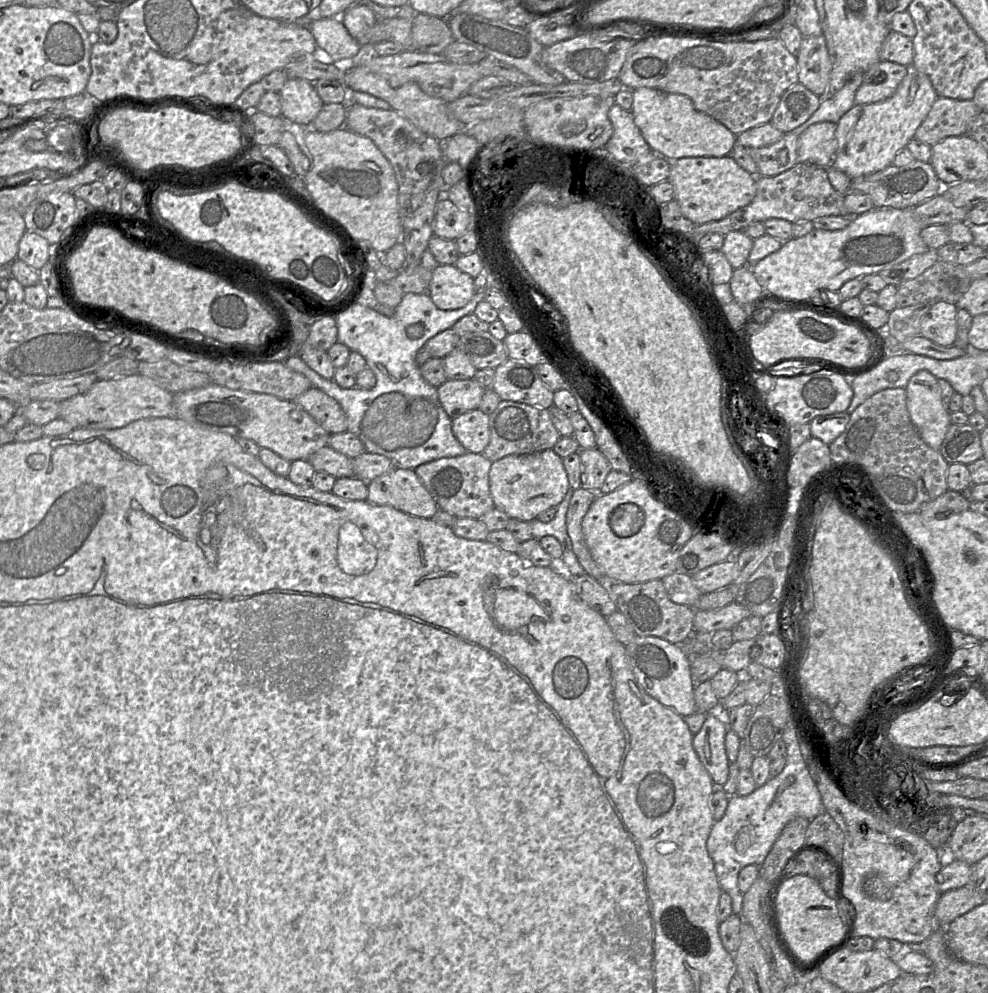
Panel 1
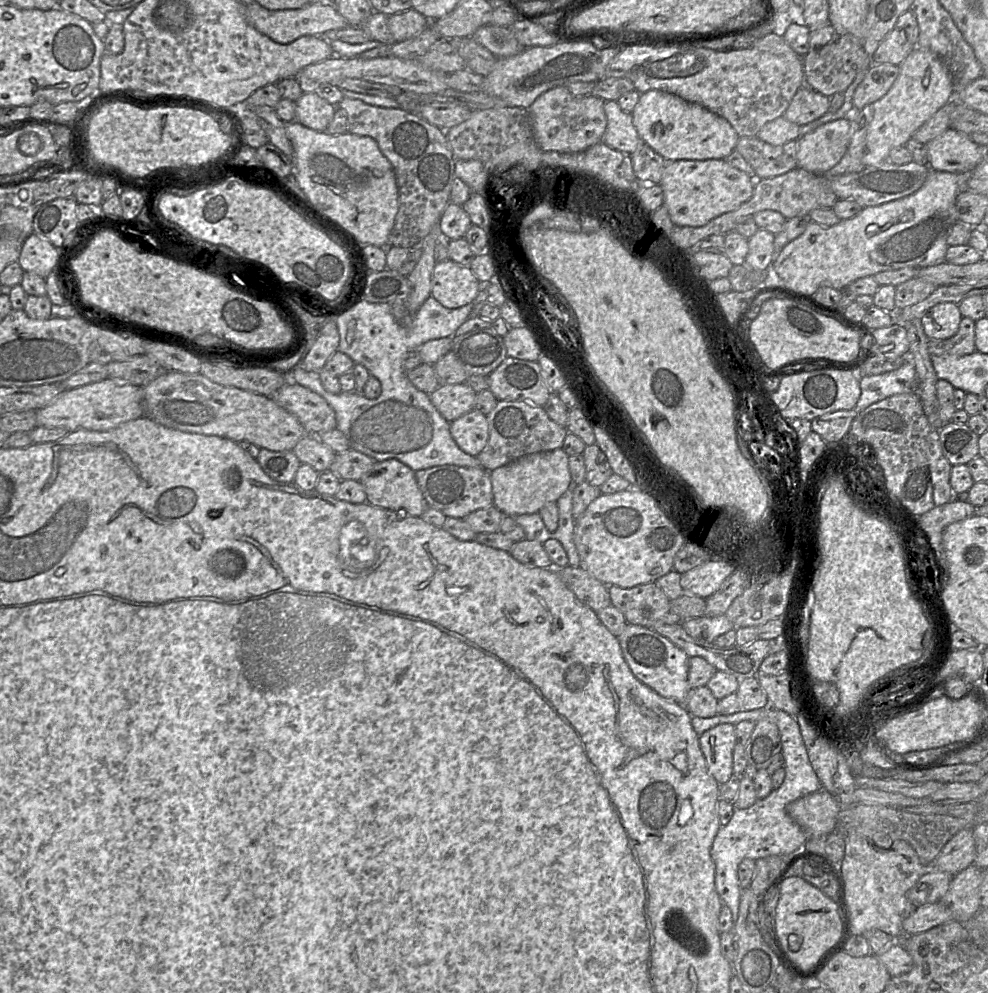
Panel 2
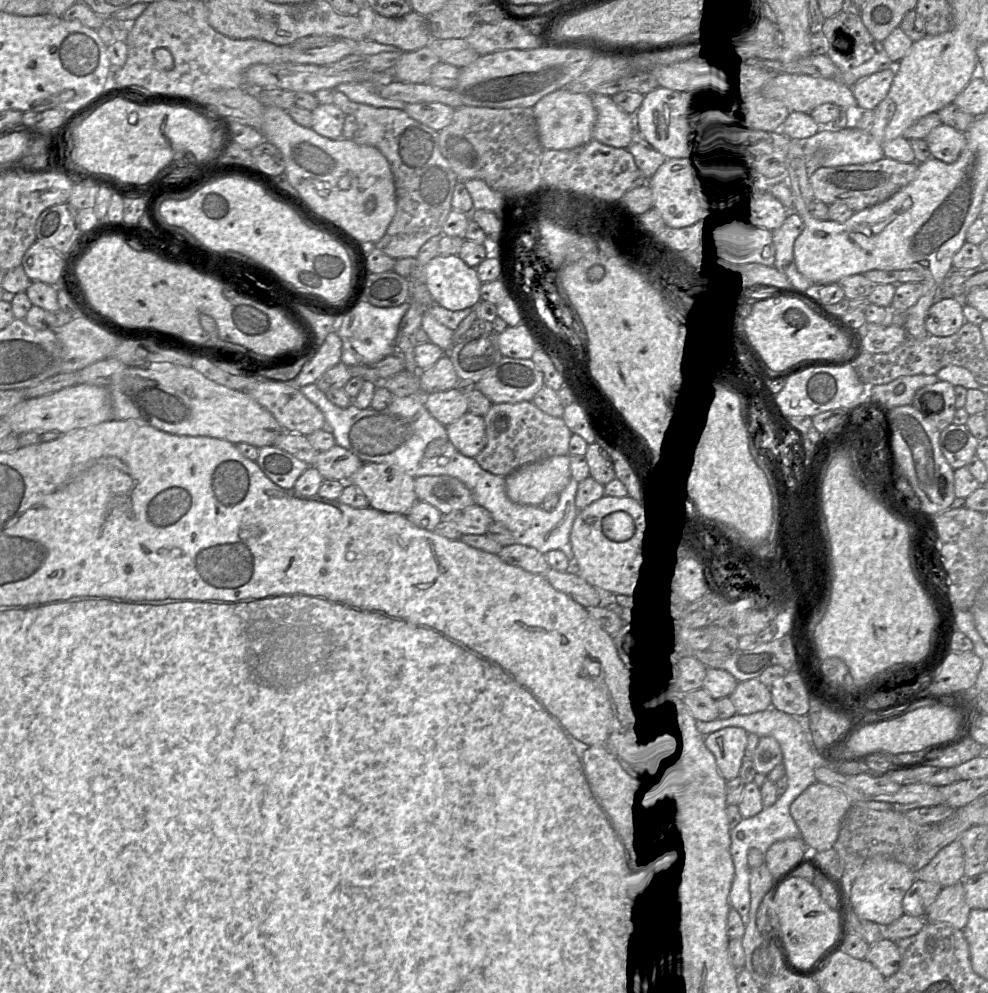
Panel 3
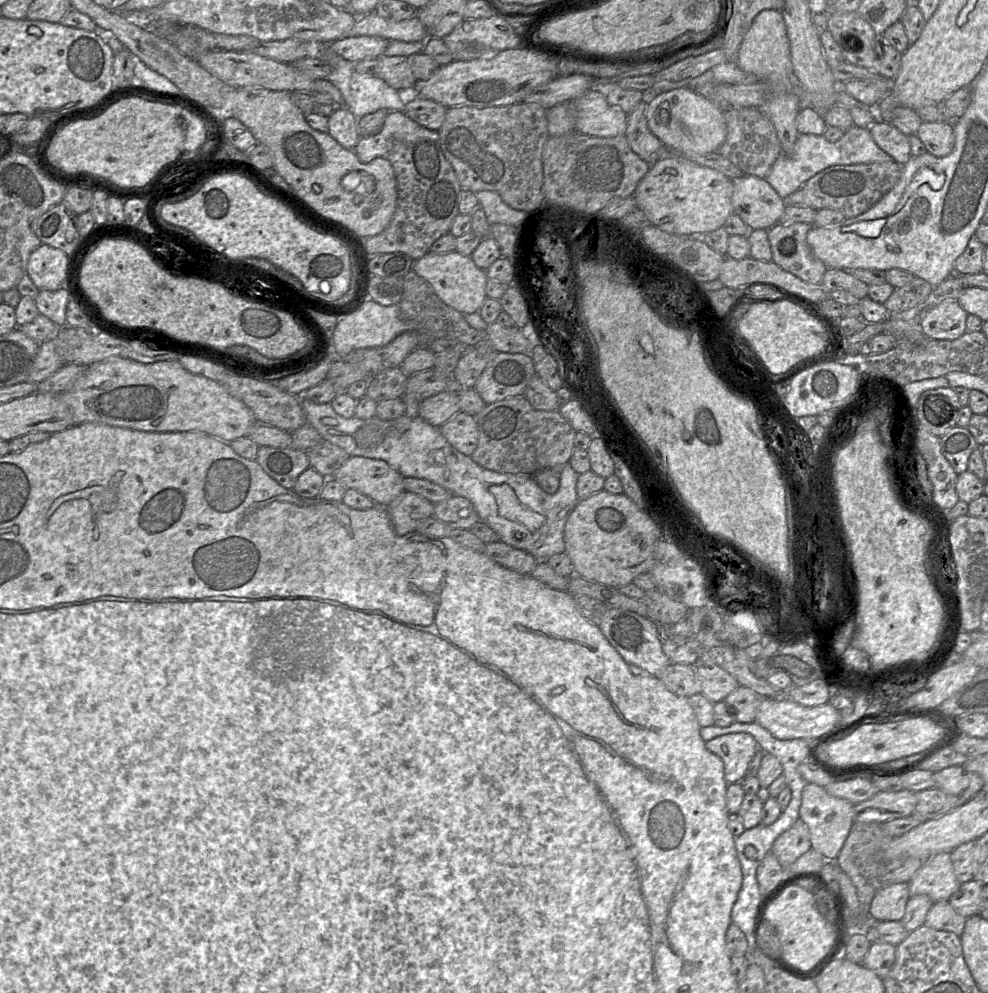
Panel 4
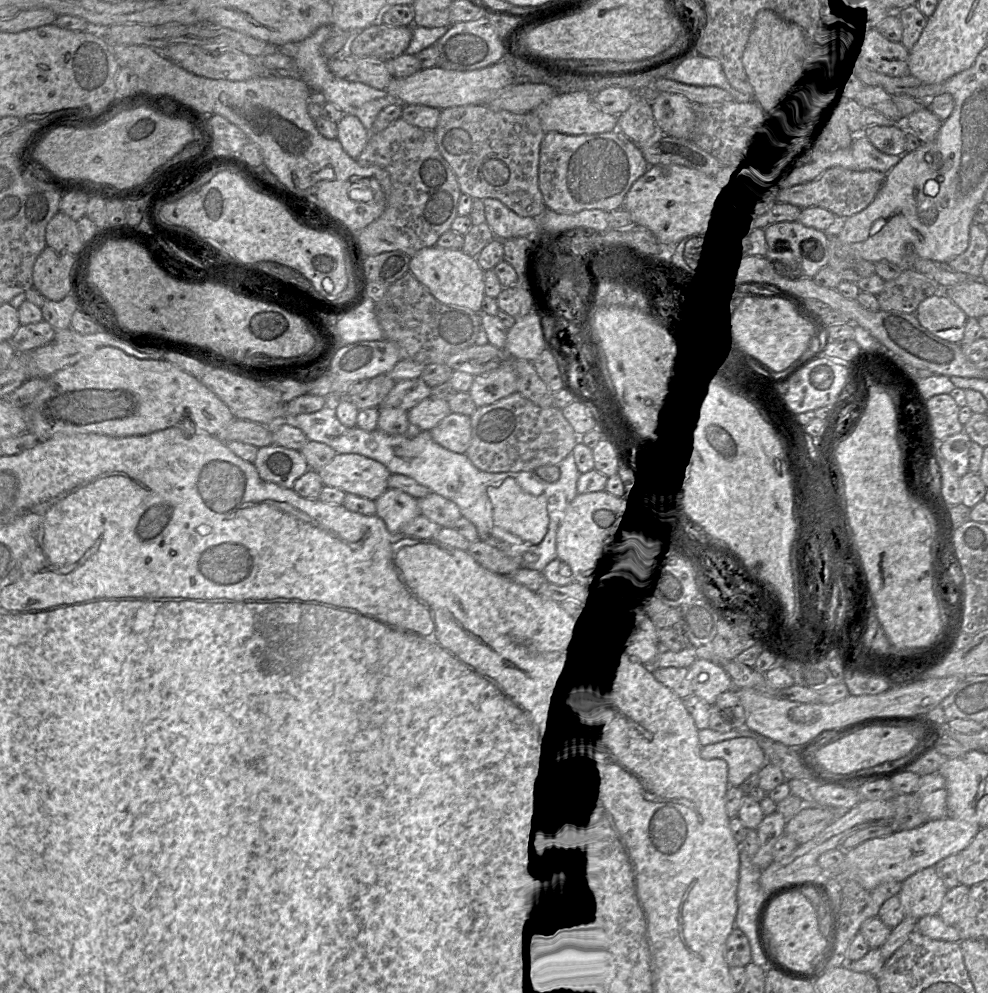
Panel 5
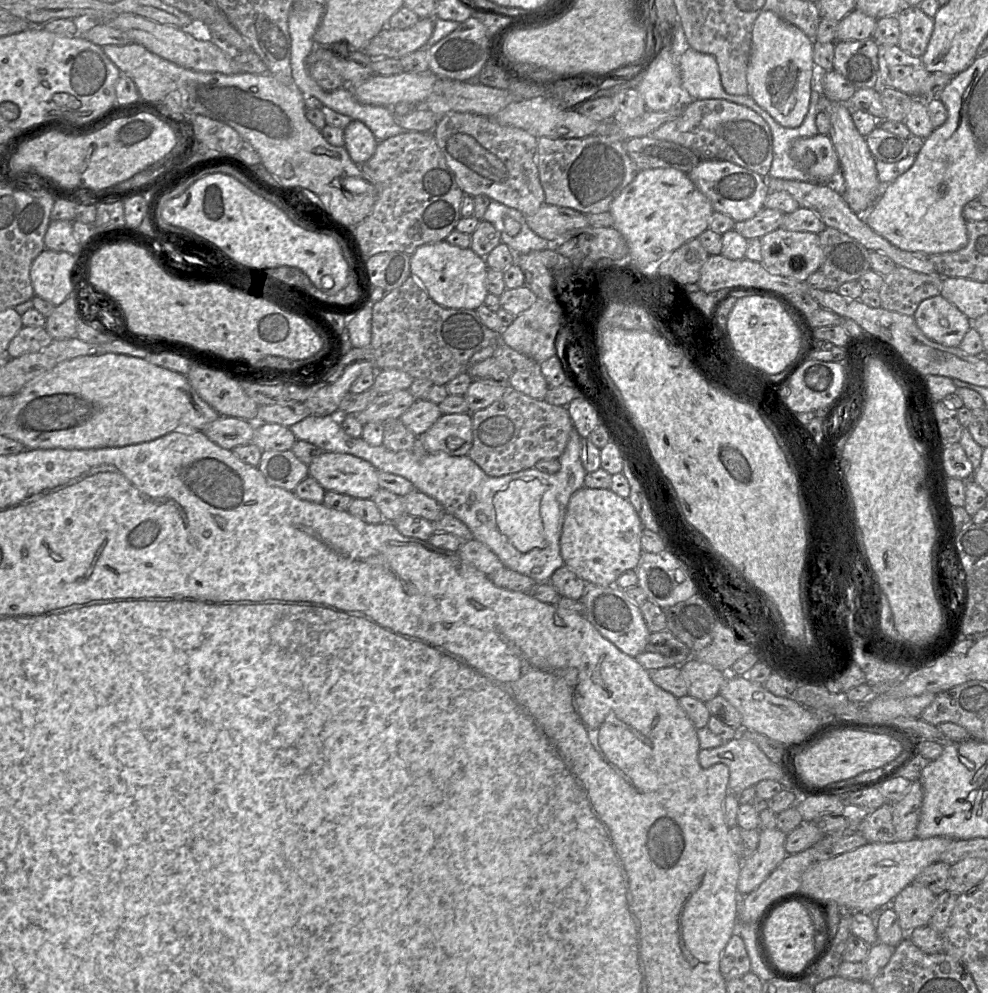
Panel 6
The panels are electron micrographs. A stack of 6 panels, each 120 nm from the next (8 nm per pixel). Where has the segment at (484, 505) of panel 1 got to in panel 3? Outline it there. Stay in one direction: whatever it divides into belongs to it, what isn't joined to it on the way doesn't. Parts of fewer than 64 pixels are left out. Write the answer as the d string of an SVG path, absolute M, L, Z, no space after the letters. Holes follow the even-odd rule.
M448 475L414 478L414 490L420 501L431 504L443 516L475 503L470 490L460 480Z

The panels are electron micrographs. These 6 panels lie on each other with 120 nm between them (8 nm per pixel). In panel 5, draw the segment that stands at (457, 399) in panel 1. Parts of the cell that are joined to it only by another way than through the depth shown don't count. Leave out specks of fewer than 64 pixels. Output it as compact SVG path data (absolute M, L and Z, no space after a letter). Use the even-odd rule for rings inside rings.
M428 397L408 410L408 421L422 431L430 431L442 419L451 413L448 401L437 397Z

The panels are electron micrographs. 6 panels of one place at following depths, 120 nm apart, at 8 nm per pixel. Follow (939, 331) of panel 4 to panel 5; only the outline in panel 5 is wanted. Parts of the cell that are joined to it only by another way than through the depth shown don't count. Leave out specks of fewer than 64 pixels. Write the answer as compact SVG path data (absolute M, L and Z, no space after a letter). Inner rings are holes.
M944 292L923 300L915 315L919 323L936 337L951 343L962 341L968 317Z

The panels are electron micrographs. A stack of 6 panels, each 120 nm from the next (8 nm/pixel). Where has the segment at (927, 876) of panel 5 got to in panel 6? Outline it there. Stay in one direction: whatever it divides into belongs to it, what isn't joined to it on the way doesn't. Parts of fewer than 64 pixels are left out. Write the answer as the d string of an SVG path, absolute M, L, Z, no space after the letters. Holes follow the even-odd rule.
M912 882L892 901L899 924L905 933L929 924L936 904L937 896L927 887Z

